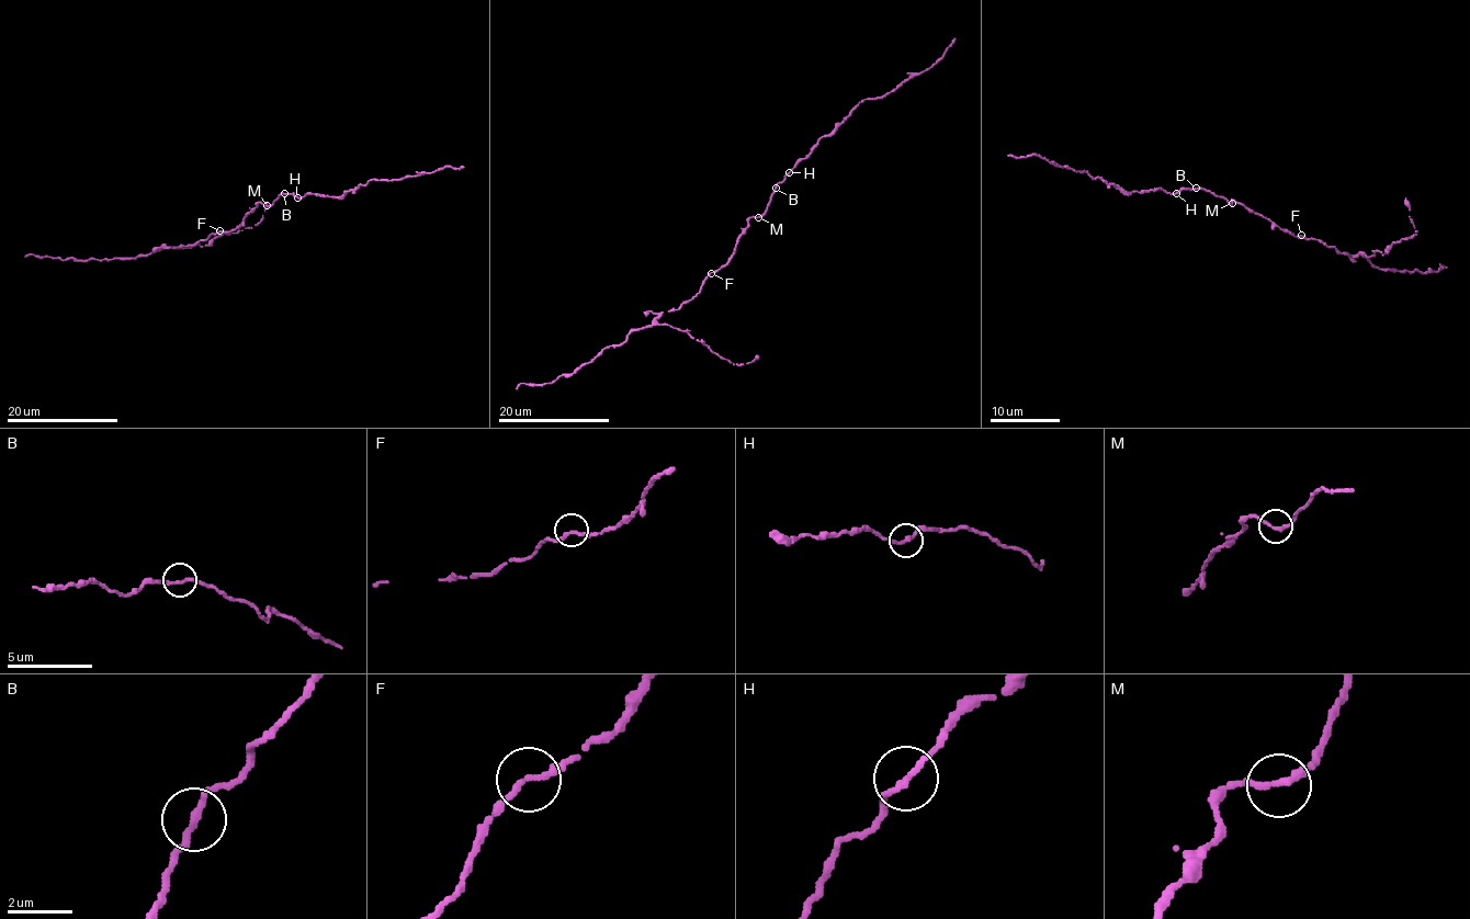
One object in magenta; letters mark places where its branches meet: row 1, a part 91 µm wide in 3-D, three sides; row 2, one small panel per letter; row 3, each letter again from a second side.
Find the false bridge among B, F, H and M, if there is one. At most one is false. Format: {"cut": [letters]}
{"cut": []}

